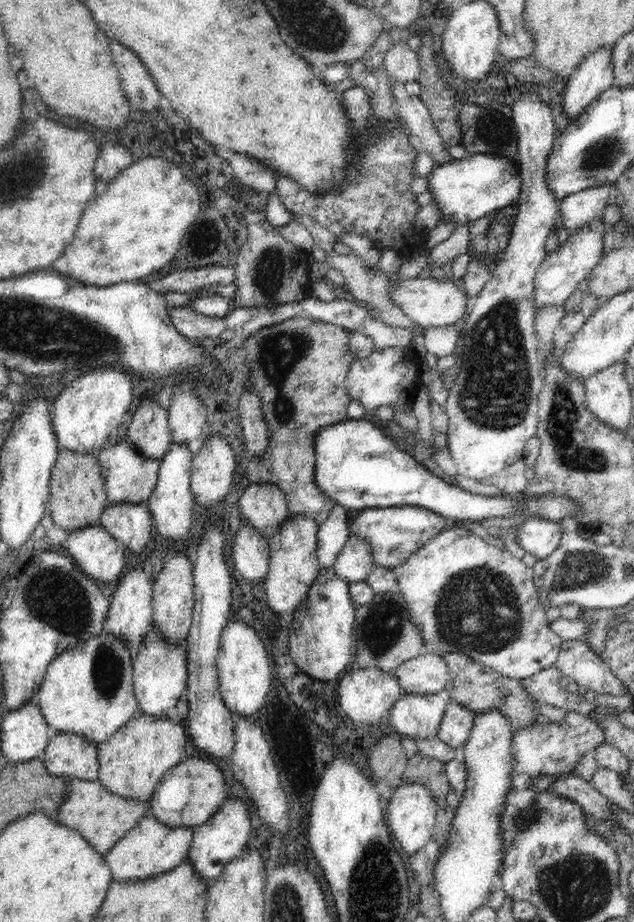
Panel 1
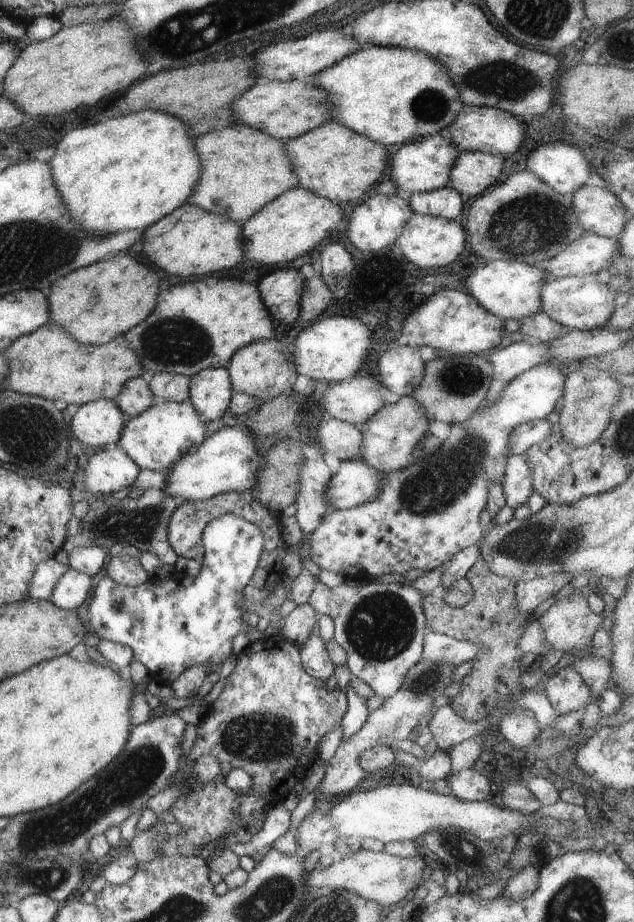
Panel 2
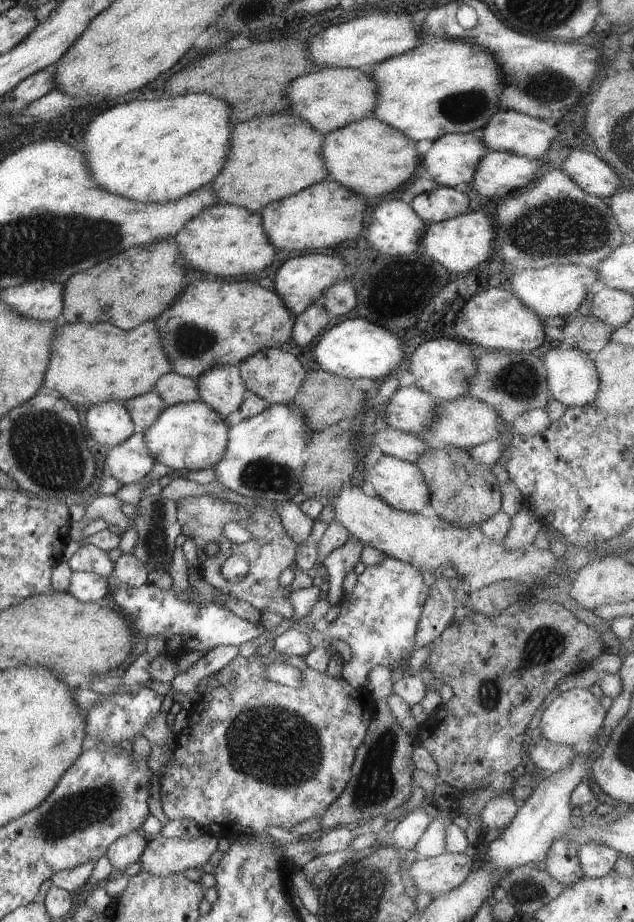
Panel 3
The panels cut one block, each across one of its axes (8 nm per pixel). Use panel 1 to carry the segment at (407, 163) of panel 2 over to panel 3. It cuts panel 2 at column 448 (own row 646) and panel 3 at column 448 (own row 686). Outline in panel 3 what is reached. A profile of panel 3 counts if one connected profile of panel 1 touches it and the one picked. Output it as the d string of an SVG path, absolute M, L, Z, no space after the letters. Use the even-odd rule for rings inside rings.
M477 132L471 133L449 133L433 142L432 147L424 156L421 156L420 172L425 174L436 184L446 187L456 187L466 182L472 183L476 166L484 156L488 156L488 148L484 146Z

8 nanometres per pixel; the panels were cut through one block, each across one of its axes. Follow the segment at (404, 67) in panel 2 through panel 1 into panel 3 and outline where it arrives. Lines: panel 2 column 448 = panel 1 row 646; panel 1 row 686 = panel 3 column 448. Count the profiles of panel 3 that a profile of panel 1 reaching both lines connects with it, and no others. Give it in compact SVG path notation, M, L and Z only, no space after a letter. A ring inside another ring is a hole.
M429 39L400 56L380 62L369 75L376 84L376 106L371 117L392 126L416 143L422 140L434 142L449 133L478 133L501 110L498 100L504 86L502 70L496 58L476 44Z

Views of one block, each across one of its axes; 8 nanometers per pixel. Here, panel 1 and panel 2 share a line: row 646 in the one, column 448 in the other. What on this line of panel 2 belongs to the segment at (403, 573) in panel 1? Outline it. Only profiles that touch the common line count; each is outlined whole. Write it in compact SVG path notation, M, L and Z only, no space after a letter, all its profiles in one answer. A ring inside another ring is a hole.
M536 365L530 370L519 374L511 383L506 386L500 400L488 408L483 410L487 403L483 403L481 408L464 423L449 424L444 427L444 433L442 435L442 446L433 455L427 456L420 460L414 460L412 464L408 465L402 470L392 471L385 474L385 480L382 483L380 494L371 502L364 503L363 505L351 508L335 511L332 510L330 514L317 526L314 532L311 532L306 537L306 542L310 543L310 553L312 560L318 564L322 570L330 570L337 572L344 579L358 579L371 581L374 577L384 574L406 574L412 568L420 568L422 570L439 569L445 562L448 562L457 552L464 550L471 546L478 546L481 539L485 535L485 529L480 526L480 514L484 510L484 506L487 505L489 497L489 484L494 481L503 483L505 470L507 468L507 458L509 454L509 436L511 432L518 426L523 425L525 422L534 419L546 419L547 416L556 408L556 402L563 397L563 388L565 386L566 370L560 370L556 365ZM464 424L470 424L470 428L464 428Z

